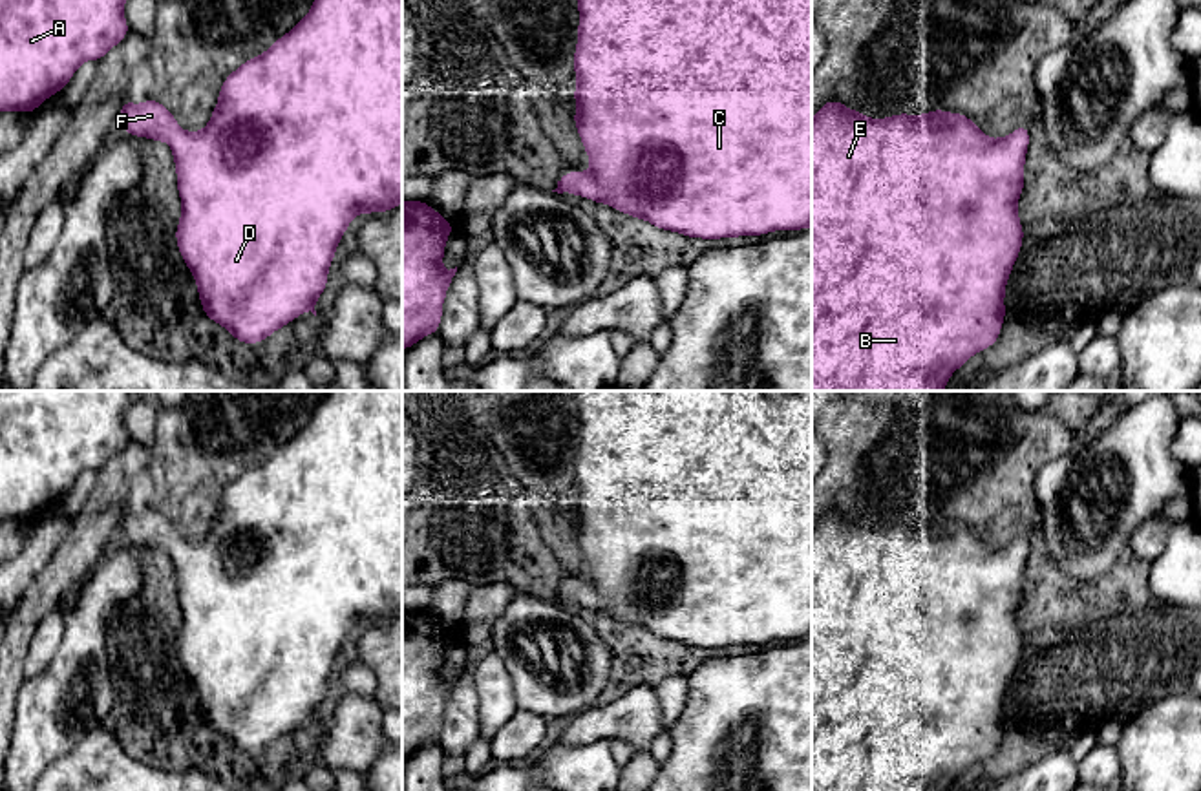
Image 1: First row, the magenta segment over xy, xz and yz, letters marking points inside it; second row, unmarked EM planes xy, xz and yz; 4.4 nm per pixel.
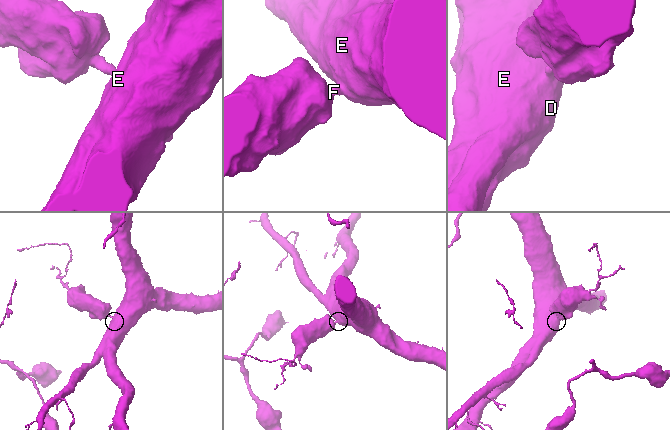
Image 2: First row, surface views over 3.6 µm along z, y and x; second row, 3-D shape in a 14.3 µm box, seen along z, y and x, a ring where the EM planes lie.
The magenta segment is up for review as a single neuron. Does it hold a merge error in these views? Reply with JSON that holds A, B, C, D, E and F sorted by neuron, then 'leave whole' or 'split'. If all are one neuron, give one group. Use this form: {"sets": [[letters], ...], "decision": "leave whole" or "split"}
{"sets": [["A", "B", "C", "D", "E", "F"]], "decision": "leave whole"}

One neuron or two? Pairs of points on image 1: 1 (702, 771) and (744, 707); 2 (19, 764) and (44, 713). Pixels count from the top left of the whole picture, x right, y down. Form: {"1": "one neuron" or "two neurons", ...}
{"1": "one neuron", "2": "one neuron"}

